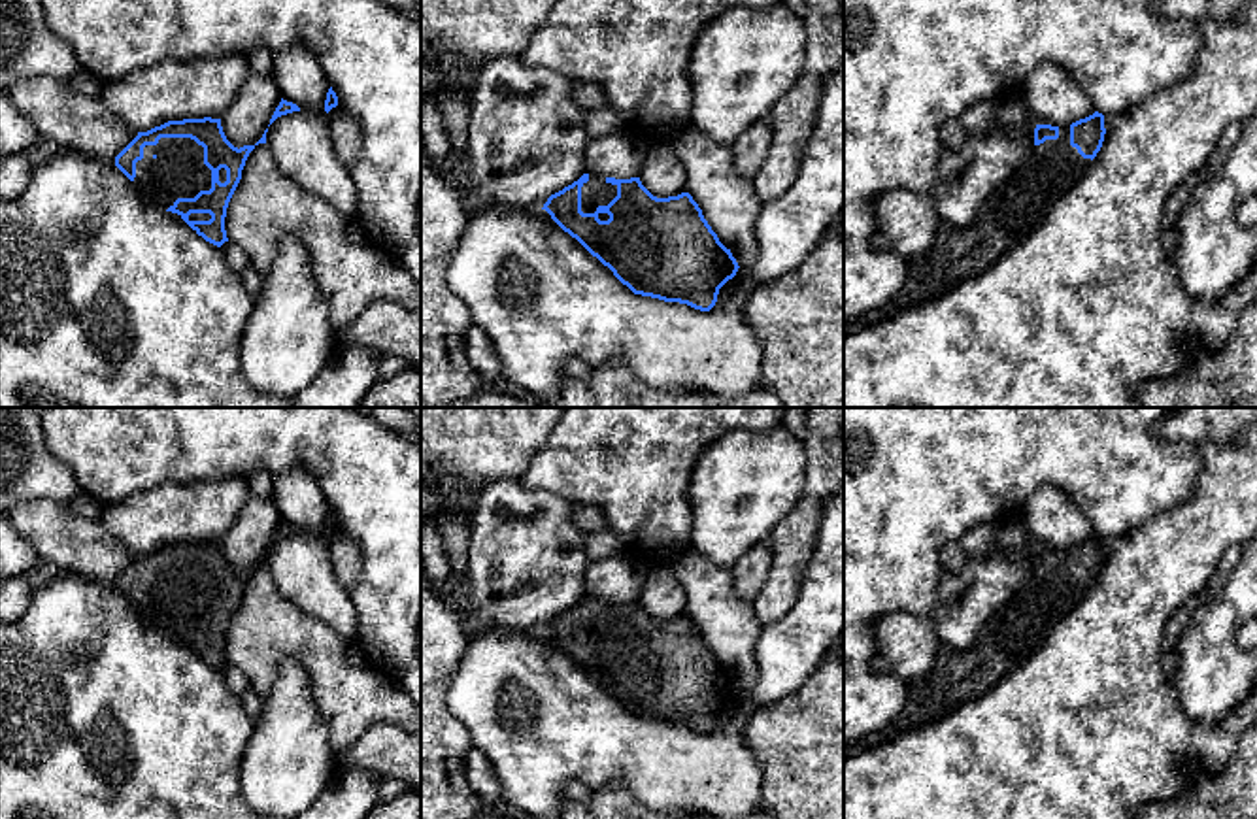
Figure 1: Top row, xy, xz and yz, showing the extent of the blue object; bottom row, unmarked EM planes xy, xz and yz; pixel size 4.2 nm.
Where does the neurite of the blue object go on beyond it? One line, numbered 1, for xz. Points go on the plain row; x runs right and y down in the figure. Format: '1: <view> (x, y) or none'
1: xz (595, 616)

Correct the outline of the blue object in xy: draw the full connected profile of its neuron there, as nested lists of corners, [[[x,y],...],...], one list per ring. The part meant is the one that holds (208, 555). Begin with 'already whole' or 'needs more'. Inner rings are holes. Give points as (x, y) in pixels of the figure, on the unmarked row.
needs more; [[[221,542],[168,543],[138,559],[115,589],[149,628],[177,636],[198,659],[221,670],[228,625],[255,568],[234,570]]]

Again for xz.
needs more; [[[583,596],[572,608],[551,617],[542,632],[634,717],[710,734],[717,725],[719,711],[740,691],[689,615],[657,621],[640,600],[615,602]]]

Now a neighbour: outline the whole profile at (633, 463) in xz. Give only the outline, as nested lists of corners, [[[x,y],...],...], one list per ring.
[[[566,408],[517,481],[600,508],[627,555],[664,566],[689,549],[687,489],[702,451],[732,430],[770,430],[783,413],[785,408]]]

